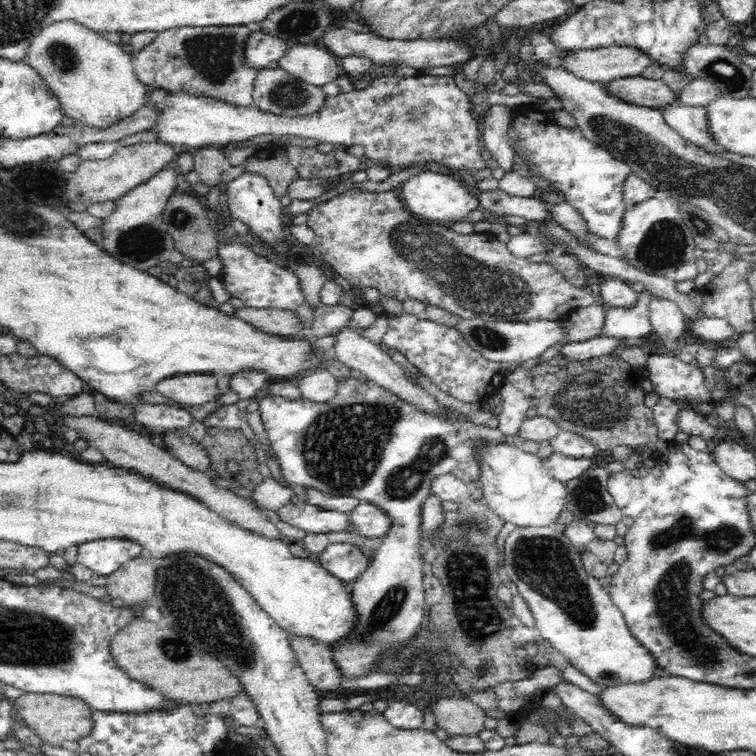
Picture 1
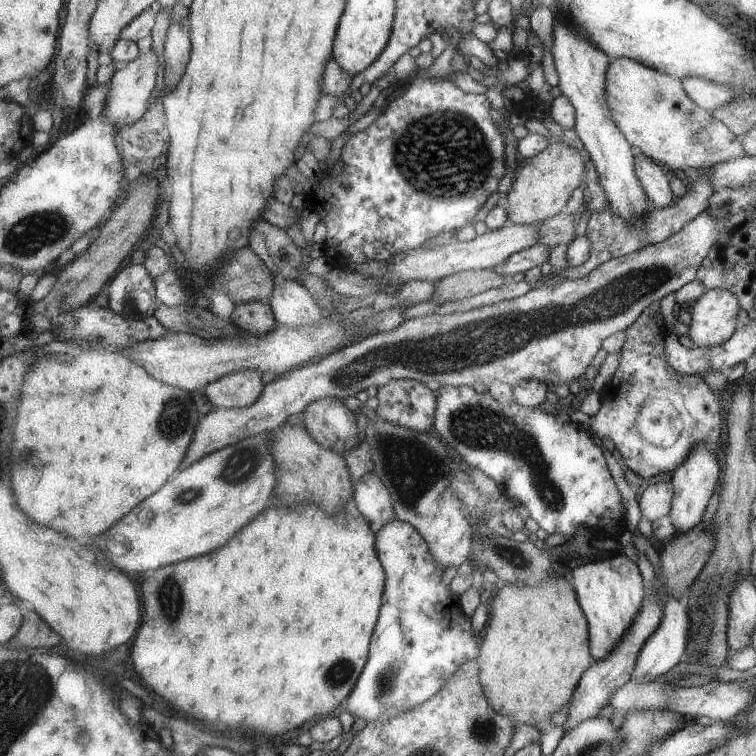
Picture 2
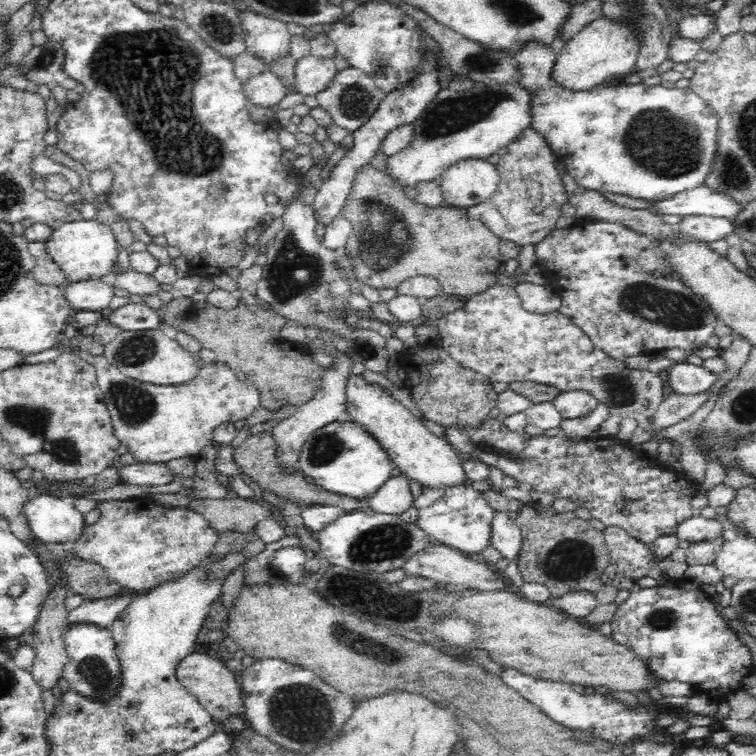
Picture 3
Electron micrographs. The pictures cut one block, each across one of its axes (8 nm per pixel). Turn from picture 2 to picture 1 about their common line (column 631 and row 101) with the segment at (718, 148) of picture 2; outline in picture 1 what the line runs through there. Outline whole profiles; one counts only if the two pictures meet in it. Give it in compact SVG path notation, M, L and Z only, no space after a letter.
M64 20L46 26L32 40L26 50L26 56L18 60L38 71L48 88L58 98L63 113L74 118L76 125L112 126L118 118L132 116L144 104L144 96L148 86L138 80L131 61L131 56L122 49L120 44L112 43L102 34L96 33L74 20Z

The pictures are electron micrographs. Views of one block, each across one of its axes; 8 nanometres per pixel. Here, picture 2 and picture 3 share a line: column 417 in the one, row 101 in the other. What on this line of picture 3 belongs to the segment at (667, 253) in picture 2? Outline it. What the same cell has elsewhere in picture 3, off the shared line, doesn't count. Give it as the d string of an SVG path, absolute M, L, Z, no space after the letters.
M348 67L338 71L328 88L315 97L318 107L327 110L332 115L334 124L353 132L374 114L380 101L385 97L385 92L378 87L375 79L371 78L370 75L359 71L357 68Z

